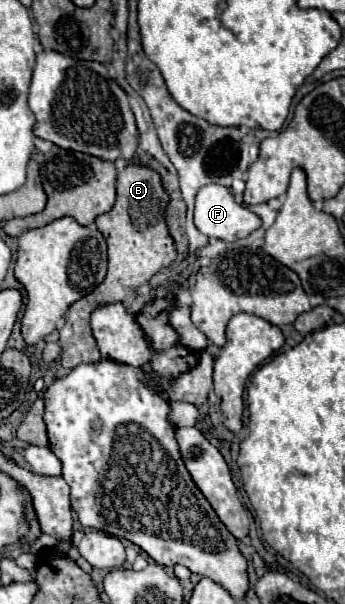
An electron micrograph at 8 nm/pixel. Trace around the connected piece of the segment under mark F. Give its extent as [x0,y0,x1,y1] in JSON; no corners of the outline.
[194,183,262,241]

